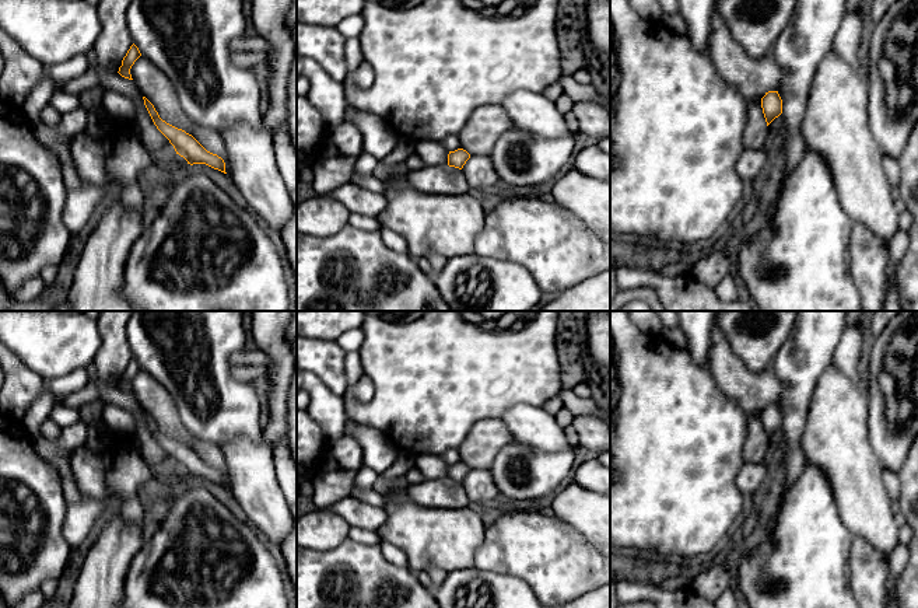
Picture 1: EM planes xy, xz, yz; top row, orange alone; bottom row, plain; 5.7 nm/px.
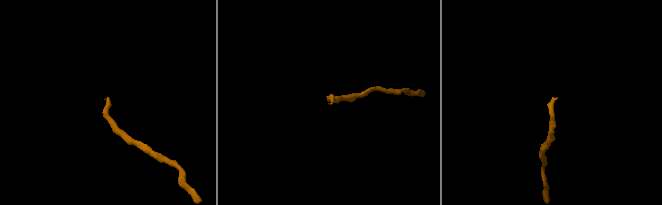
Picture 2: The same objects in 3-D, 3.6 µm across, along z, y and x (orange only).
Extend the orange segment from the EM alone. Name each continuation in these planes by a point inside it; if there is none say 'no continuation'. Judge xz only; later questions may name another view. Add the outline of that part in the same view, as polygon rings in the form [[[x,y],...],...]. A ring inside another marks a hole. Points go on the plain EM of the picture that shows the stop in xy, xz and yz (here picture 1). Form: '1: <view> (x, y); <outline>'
no continuation

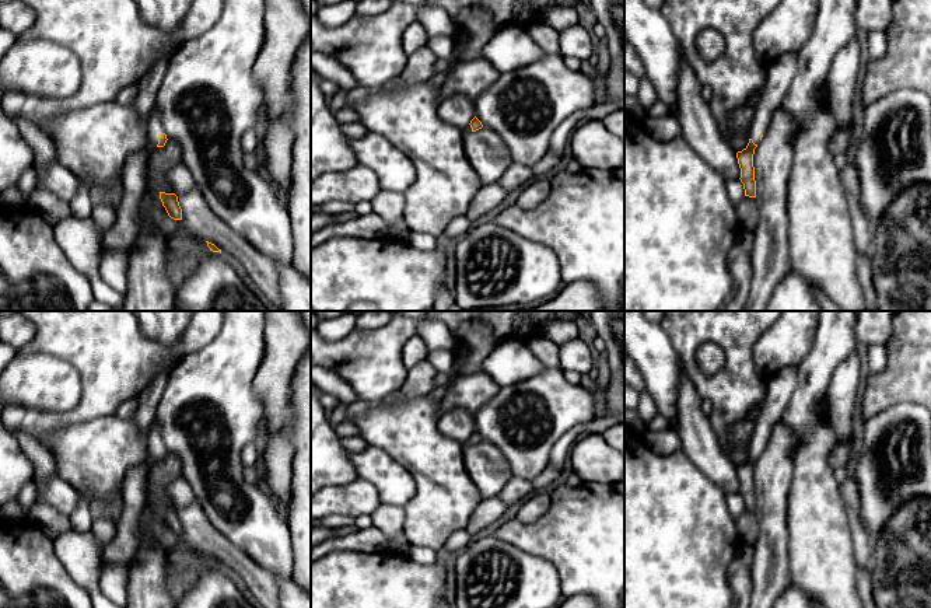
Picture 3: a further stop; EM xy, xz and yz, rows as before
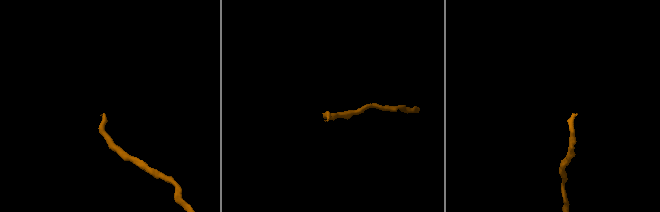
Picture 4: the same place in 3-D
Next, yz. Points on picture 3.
1: yz (780, 388); [[[788,366],[780,370],[766,385],[766,398],[756,422],[755,434],[749,451],[759,458],[766,447],[773,426],[781,419],[798,384],[798,367]]]

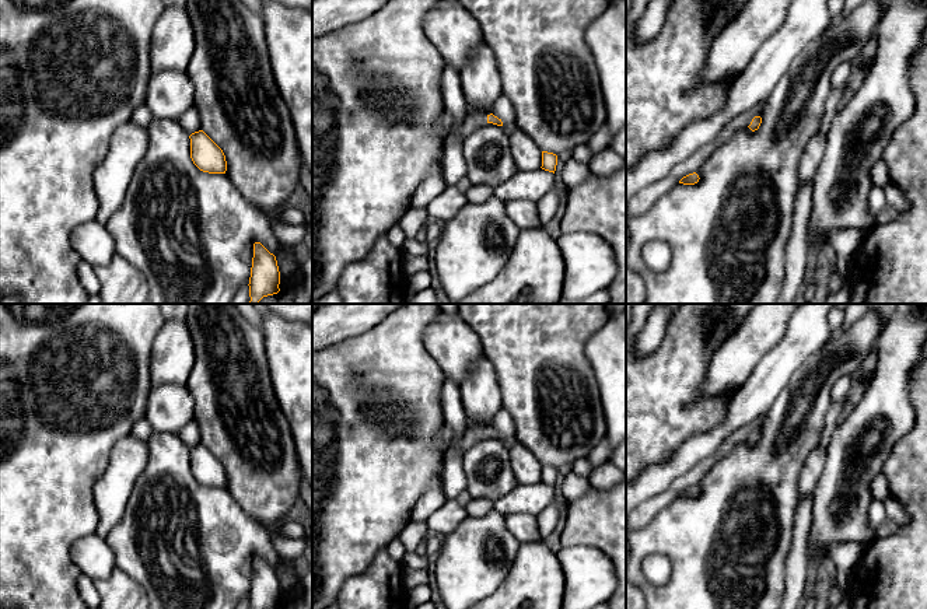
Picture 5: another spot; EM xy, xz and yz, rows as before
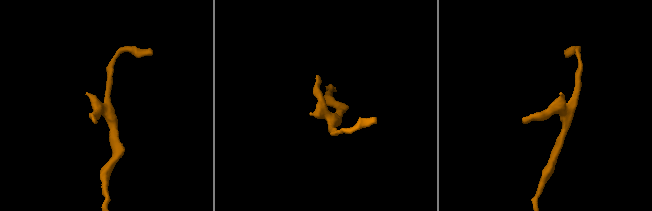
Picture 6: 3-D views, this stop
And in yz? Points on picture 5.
no continuation

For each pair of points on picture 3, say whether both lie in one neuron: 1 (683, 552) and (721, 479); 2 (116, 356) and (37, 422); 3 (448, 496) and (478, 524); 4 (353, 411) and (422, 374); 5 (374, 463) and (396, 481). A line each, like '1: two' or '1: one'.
1: two
2: one
3: two
4: one
5: one

